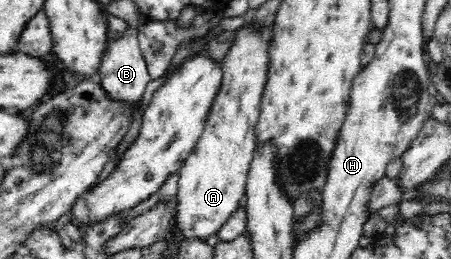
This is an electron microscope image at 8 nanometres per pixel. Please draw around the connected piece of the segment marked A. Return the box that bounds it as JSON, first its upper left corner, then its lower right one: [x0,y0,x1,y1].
[174,24,271,243]

